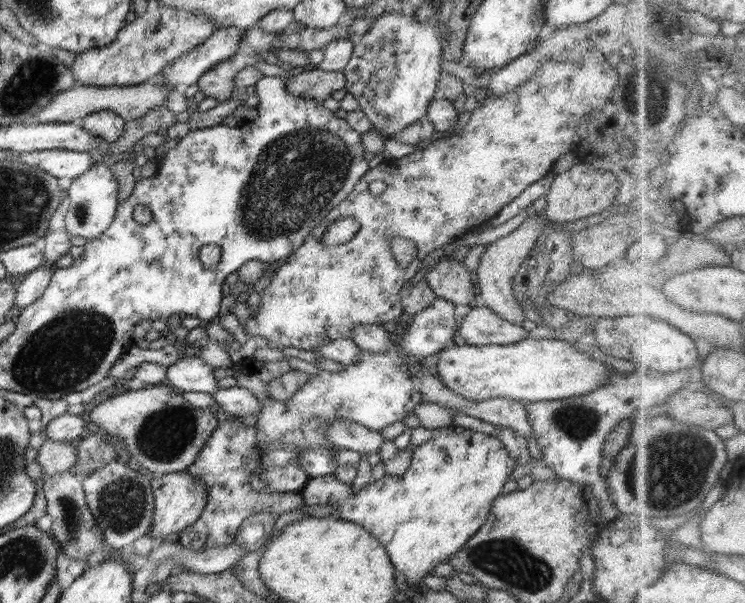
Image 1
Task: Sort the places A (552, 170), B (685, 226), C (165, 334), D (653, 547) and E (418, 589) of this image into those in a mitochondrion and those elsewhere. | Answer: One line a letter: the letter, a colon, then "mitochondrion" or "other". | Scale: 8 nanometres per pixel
A: other
B: other
C: other
D: other
E: other

